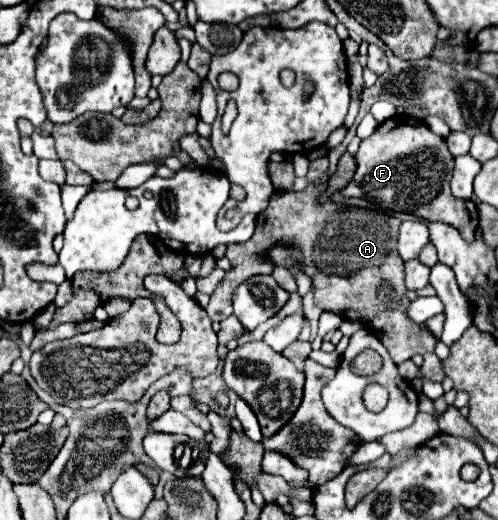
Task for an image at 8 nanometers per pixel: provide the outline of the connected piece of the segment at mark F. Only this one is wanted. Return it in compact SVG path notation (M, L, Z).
M394 115L386 119L368 139L360 143L356 155L358 169L352 181L340 191L344 197L360 197L372 203L390 201L392 211L412 213L426 221L442 221L460 231L464 241L474 241L478 227L478 211L472 201L452 197L450 177L454 169L454 157L448 153L446 141L434 135L424 121Z

